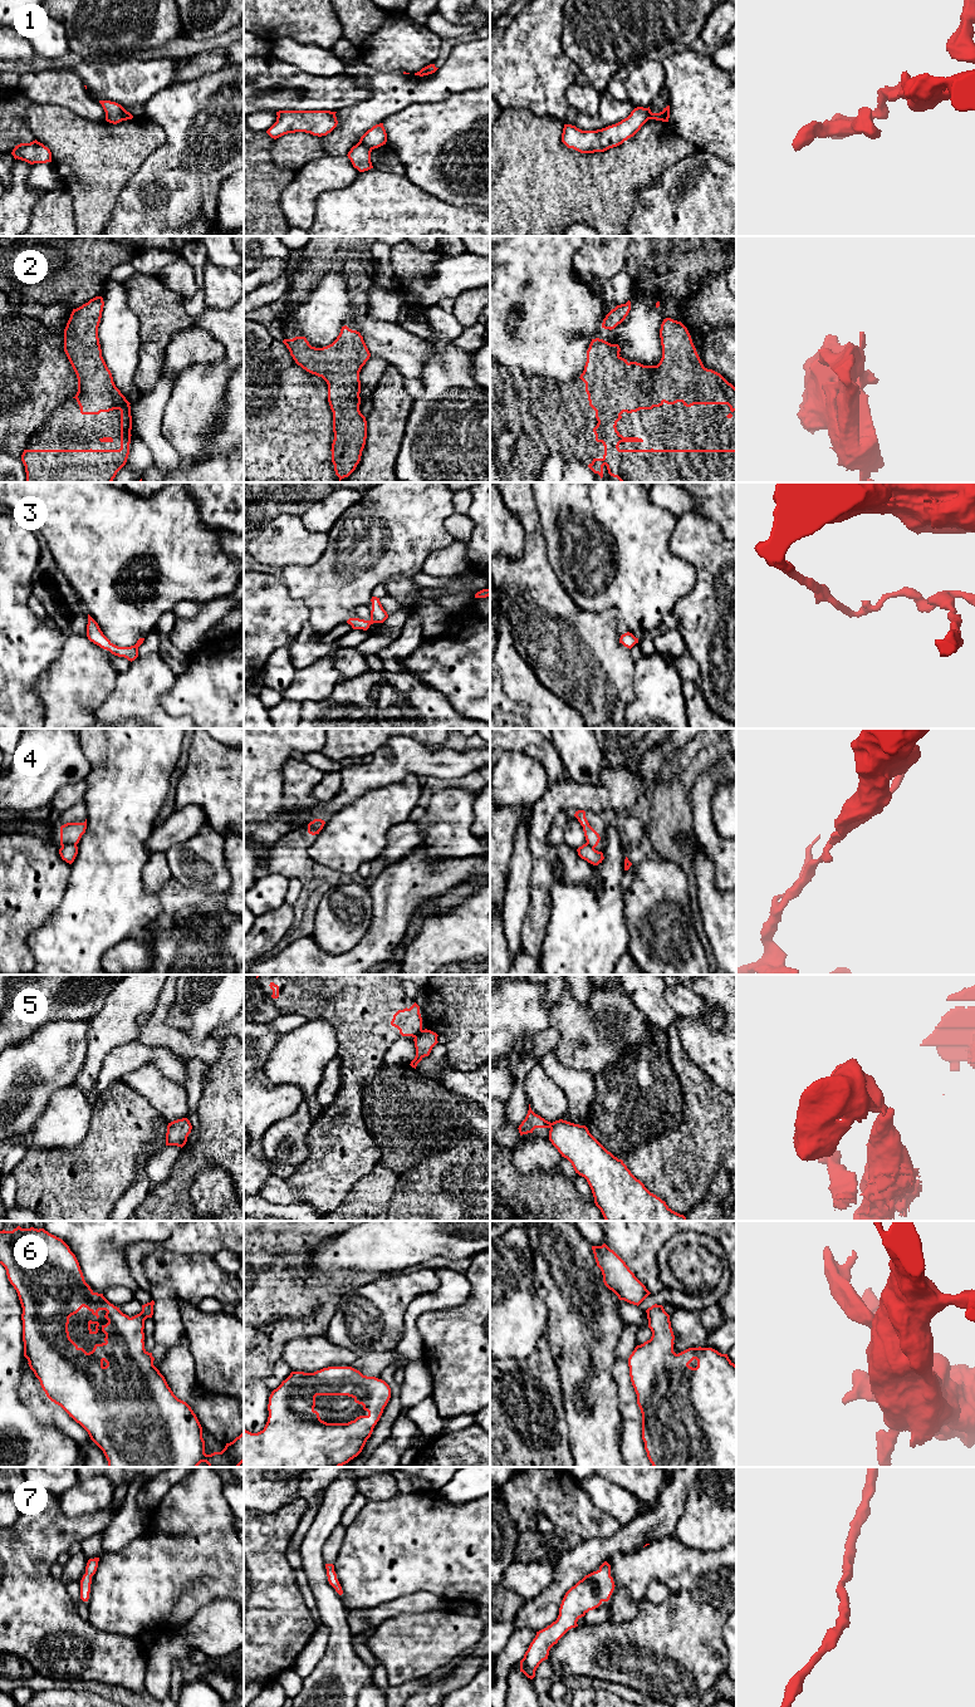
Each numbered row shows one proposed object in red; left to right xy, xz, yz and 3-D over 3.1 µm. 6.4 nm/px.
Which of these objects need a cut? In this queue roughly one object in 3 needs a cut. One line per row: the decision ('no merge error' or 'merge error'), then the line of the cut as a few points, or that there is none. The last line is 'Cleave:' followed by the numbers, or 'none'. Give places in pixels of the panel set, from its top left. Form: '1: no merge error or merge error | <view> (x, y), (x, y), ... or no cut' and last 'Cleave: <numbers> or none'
1: merge error | xz (359, 141), (371, 150)
2: no merge error | no cut
3: no merge error | no cut
4: merge error | xy (76, 843), (68, 843), (62, 847)
5: merge error | xz (422, 1030), (415, 1038)
6: no merge error | no cut
7: no merge error | no cut
Cleave: 1, 4, 5

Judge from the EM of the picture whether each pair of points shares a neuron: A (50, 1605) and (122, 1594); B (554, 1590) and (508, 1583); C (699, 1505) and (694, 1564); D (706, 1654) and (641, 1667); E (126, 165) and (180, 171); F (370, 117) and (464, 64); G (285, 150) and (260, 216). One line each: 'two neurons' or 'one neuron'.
A: two neurons
B: two neurons
C: two neurons
D: one neuron
E: two neurons
F: one neuron
G: two neurons

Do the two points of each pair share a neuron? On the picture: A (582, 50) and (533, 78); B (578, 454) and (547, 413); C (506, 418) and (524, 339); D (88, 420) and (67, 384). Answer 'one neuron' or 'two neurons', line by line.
A: two neurons
B: one neuron
C: two neurons
D: two neurons

